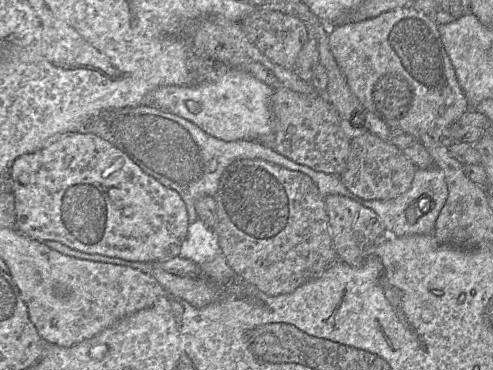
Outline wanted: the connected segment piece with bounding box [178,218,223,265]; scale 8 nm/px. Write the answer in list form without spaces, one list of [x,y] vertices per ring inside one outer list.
[[[199,218],[188,225],[188,232],[183,241],[178,257],[203,264],[223,254],[218,243],[218,236],[213,228],[207,227]]]

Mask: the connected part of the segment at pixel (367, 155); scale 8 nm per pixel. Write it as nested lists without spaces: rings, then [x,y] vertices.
[[[366,131],[350,141],[347,164],[340,179],[350,192],[363,199],[390,200],[410,188],[416,169],[393,143]]]

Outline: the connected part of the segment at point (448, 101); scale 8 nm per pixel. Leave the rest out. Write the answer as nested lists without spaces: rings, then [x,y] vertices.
[[[412,5],[394,8],[360,22],[330,28],[328,38],[330,51],[350,90],[391,131],[404,132],[418,140],[429,136],[442,139],[443,131],[470,109],[442,44],[438,25]]]

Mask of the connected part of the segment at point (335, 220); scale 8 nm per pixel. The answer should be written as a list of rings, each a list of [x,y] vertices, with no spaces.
[[[330,194],[323,200],[337,259],[351,266],[361,265],[365,255],[385,237],[386,230],[380,217],[371,209],[342,195]]]

